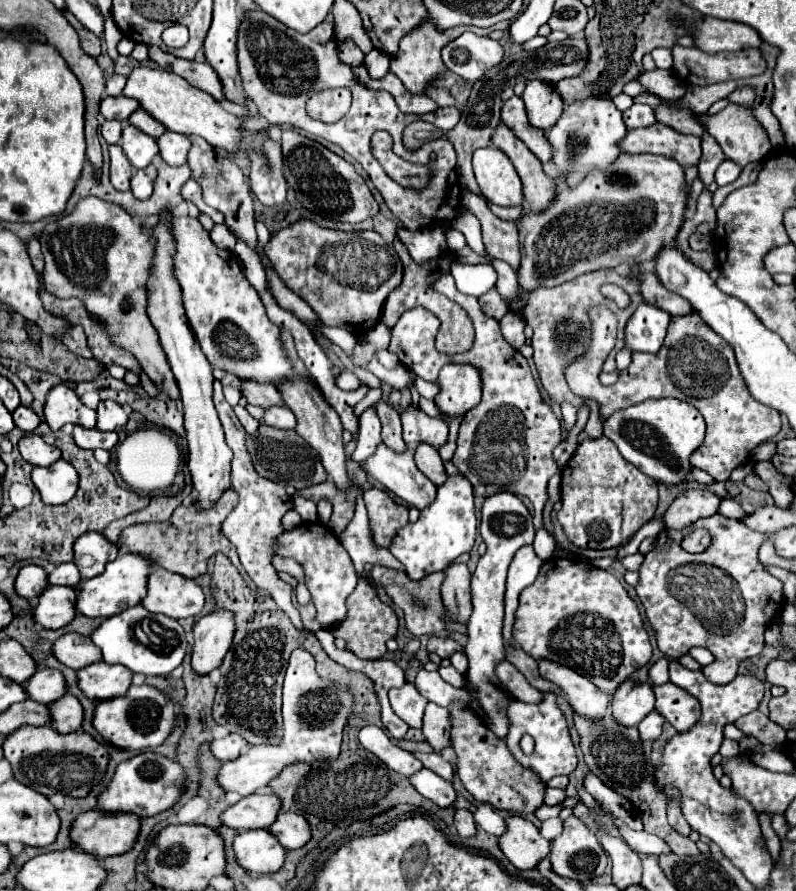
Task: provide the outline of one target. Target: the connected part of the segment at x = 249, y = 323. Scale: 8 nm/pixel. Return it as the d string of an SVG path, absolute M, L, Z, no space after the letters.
M177 217L173 235L177 241L175 277L183 289L185 315L211 367L269 383L291 377L293 367L281 347L279 327L269 321L263 301L245 279L235 253L213 245L209 233L193 217Z

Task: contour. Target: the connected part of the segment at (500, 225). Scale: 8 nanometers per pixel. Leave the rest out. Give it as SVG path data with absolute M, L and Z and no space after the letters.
M471 191L461 193L461 205L465 205L471 213L475 213L477 219L481 221L483 245L485 245L487 255L509 263L513 269L519 269L517 223L515 221L503 221L503 219L495 217L487 209L485 201L479 195L471 193Z

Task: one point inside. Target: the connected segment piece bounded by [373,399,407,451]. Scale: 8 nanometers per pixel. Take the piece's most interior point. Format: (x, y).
(391, 434)

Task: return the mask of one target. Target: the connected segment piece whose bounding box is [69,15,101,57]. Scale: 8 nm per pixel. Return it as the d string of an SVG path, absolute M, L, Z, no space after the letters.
M69 15L69 17L71 17L71 21L73 21L75 31L77 31L79 37L81 37L81 47L83 47L83 51L85 51L87 55L91 55L91 57L99 57L99 53L101 53L101 41L99 41L89 29L85 29L81 23L77 23L77 21L73 19L73 15Z

